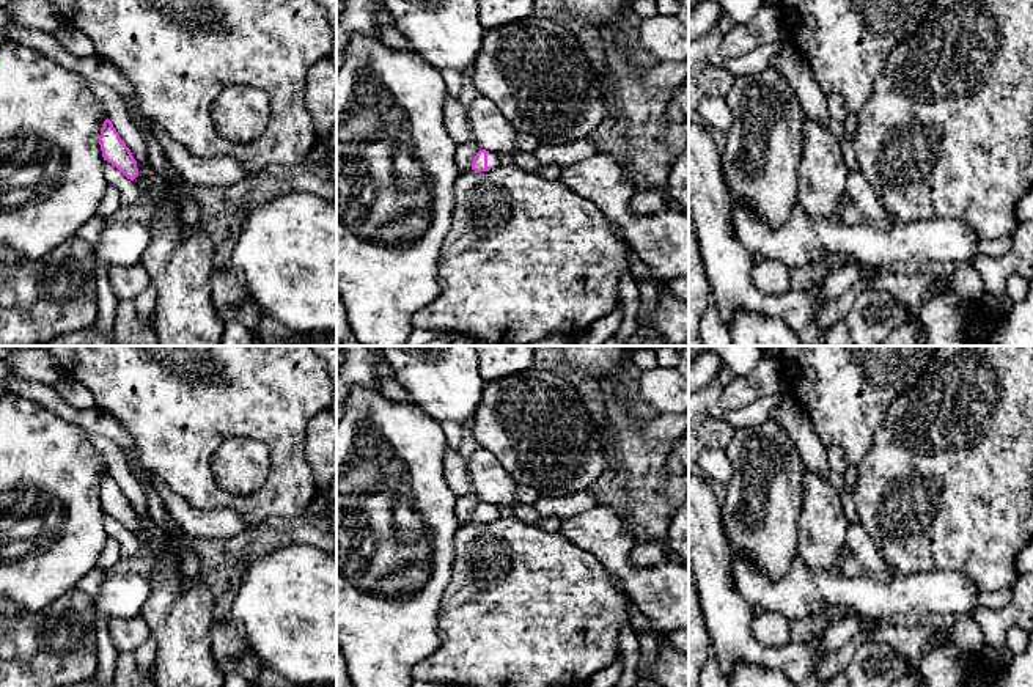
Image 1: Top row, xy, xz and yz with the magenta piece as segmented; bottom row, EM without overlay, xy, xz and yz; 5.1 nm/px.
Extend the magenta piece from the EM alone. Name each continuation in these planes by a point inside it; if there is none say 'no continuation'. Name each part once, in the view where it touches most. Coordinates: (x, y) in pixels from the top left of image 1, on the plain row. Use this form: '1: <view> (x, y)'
1: xz (494, 513)

